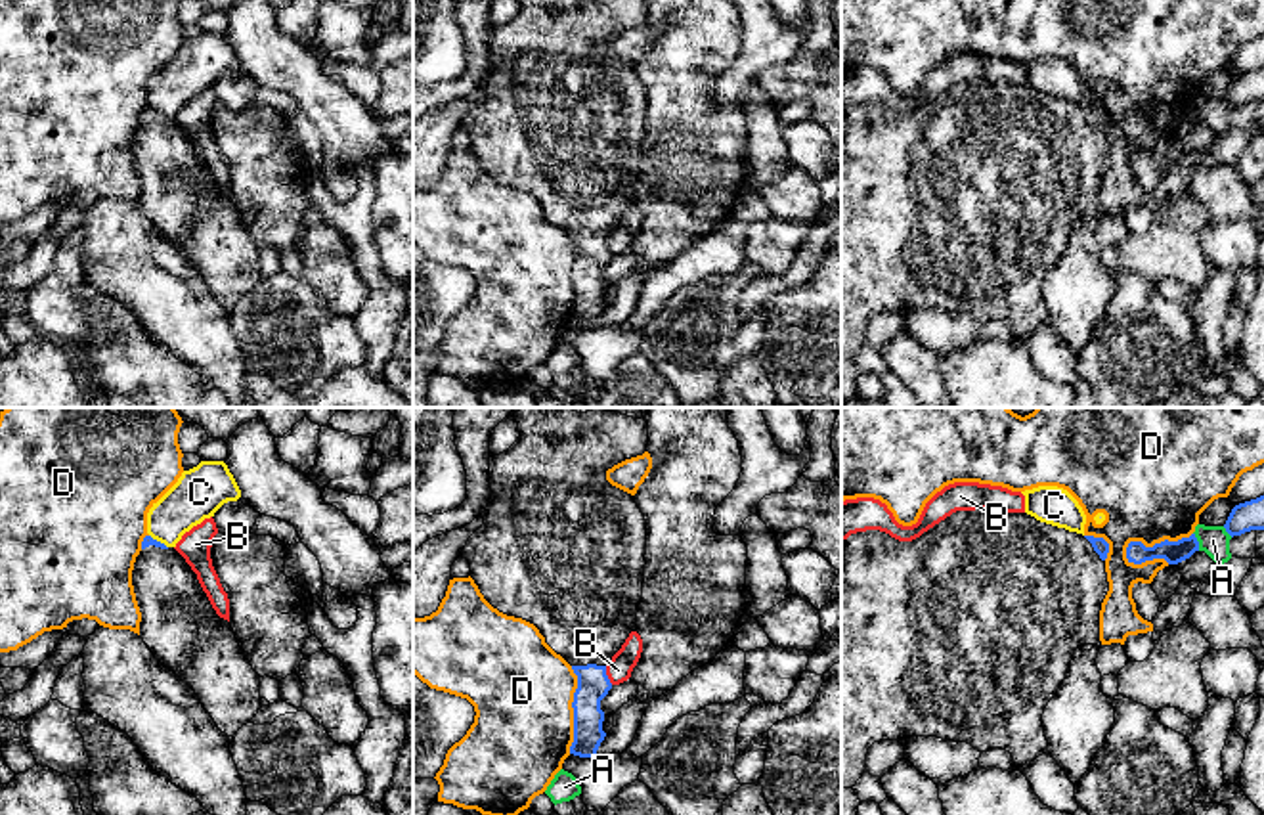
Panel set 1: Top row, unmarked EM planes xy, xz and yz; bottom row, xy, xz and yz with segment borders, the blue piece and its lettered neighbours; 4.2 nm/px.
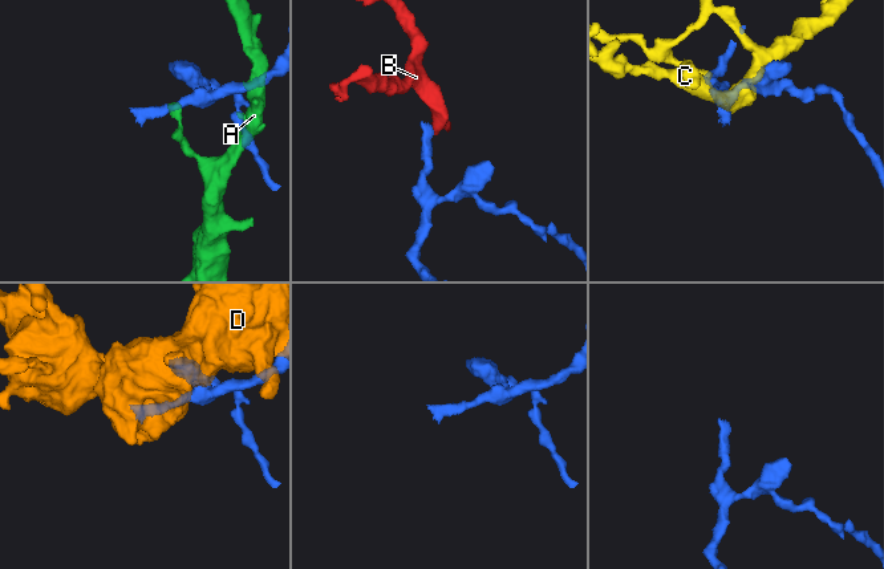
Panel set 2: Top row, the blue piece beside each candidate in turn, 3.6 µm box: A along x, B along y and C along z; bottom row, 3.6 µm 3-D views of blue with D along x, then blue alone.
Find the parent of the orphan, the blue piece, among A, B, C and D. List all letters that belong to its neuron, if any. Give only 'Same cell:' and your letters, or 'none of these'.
Same cell: none of these

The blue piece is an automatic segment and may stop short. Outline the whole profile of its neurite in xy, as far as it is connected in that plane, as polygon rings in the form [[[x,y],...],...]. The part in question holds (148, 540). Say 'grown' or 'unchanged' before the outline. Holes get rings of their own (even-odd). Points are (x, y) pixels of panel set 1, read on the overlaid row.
grown | [[[145,536],[132,570],[132,585],[142,612],[140,637],[155,658],[191,685],[216,727],[233,737],[262,708],[260,675],[243,654],[231,624],[216,614],[197,574],[185,559]]]

